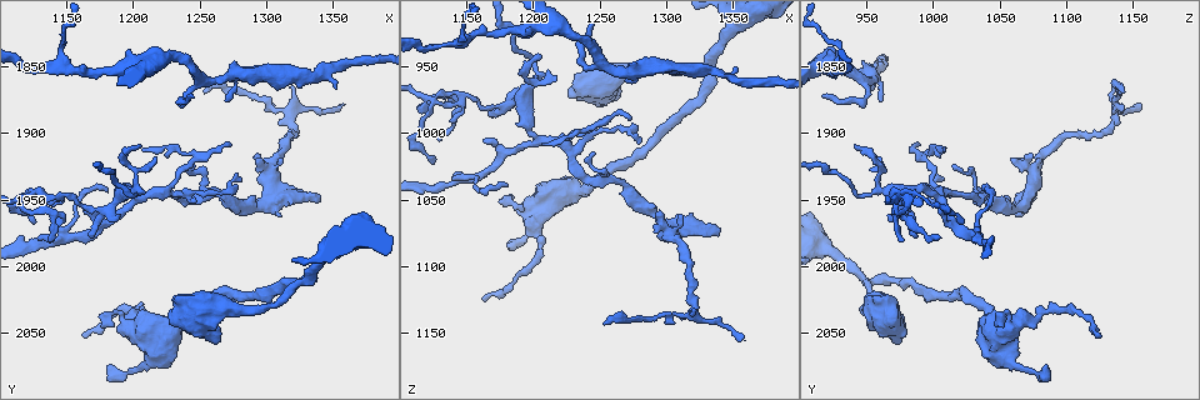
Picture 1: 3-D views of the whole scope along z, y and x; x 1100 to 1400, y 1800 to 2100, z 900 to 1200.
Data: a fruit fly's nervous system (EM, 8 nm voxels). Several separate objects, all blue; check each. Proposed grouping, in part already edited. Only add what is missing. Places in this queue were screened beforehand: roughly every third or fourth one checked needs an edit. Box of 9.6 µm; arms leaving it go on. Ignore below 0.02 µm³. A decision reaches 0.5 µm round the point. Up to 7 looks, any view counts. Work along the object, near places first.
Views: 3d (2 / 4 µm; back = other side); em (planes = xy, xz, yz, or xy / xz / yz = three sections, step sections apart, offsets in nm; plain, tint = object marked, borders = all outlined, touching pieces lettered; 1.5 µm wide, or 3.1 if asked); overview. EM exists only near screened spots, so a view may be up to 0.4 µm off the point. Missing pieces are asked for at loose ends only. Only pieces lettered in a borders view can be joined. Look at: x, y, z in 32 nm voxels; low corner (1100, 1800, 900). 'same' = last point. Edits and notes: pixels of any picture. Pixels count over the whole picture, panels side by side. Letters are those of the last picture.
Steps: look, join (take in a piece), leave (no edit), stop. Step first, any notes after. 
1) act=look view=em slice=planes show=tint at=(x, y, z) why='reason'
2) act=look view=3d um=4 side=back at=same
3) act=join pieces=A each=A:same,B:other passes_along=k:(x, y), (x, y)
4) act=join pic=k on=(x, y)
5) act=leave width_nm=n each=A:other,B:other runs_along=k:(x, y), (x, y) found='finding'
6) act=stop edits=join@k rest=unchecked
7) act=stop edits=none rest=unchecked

act=look view=em slice=xz step=8 show=borders at=(1218, 1918, 960) why='thin end'

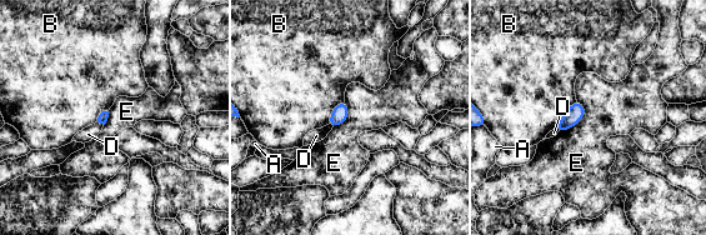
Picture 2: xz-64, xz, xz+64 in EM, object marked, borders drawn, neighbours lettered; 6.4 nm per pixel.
act=look view=em slice=planes show=borders at=same

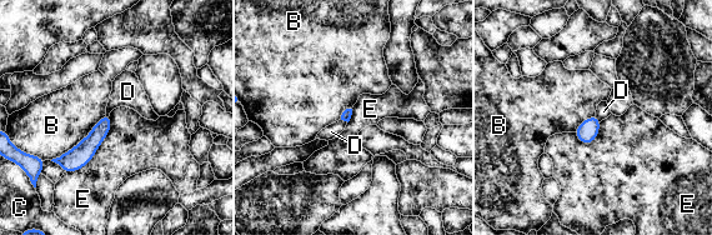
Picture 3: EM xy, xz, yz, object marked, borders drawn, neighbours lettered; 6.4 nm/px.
act=leave longest_contact=E:480nm each=B:other,C:other,D:other,E:other found='no lettered piece goes on from it'

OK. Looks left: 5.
act=look view=em slice=planes show=plain at=(1352, 1866, 952) why='free end'

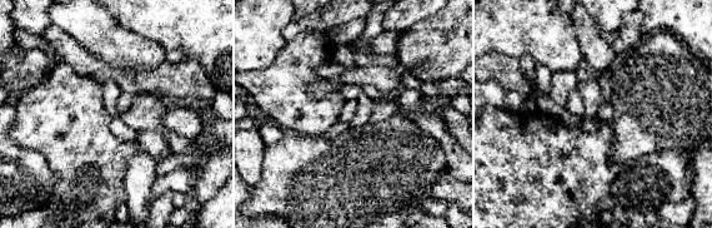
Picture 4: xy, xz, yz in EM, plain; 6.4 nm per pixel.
act=look view=em slice=planes show=borders at=same

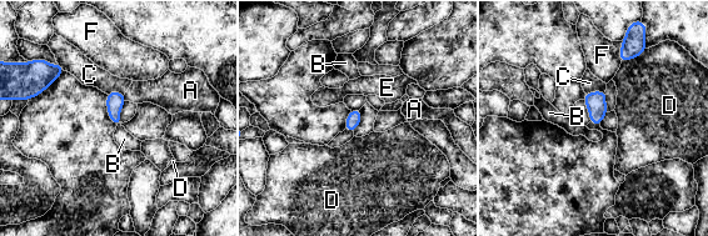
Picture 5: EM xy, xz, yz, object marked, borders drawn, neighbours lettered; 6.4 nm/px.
act=leave each=A:other,B:other,C:other,D:other,E:other,F:other border=5:(120, 124), (116, 126) found='no lettered piece goes on from it'

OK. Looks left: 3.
act=look view=em slice=planes show=borders at=(1278, 1936, 1006)

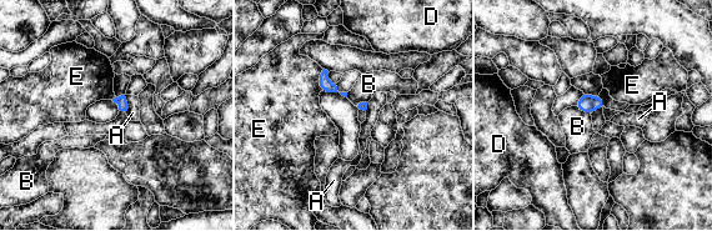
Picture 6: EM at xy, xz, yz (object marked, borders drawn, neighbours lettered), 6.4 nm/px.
act=leave longest_contact=E:140nm each=A:other,B:other,D:other,E:other found='none of them fits'

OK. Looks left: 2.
act=stop edits=none rest=unchecked

